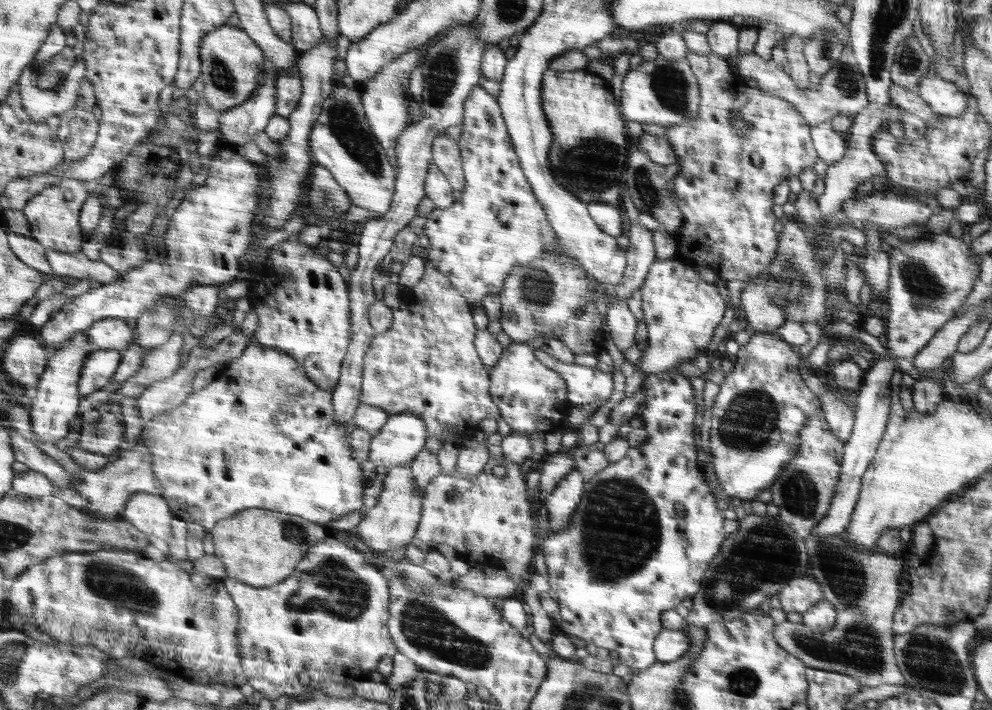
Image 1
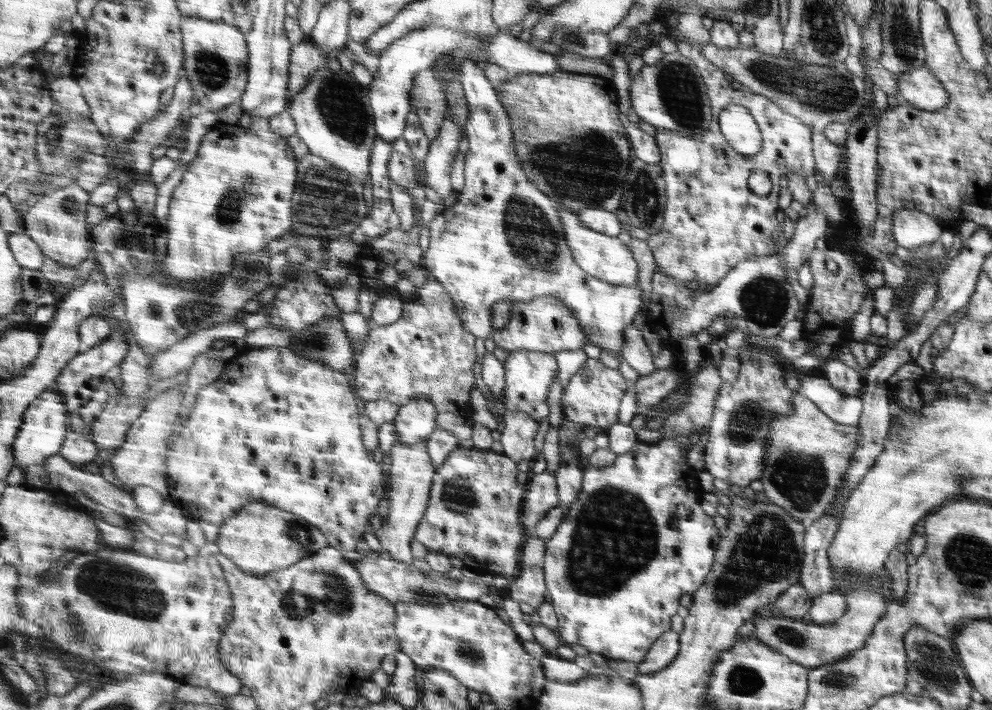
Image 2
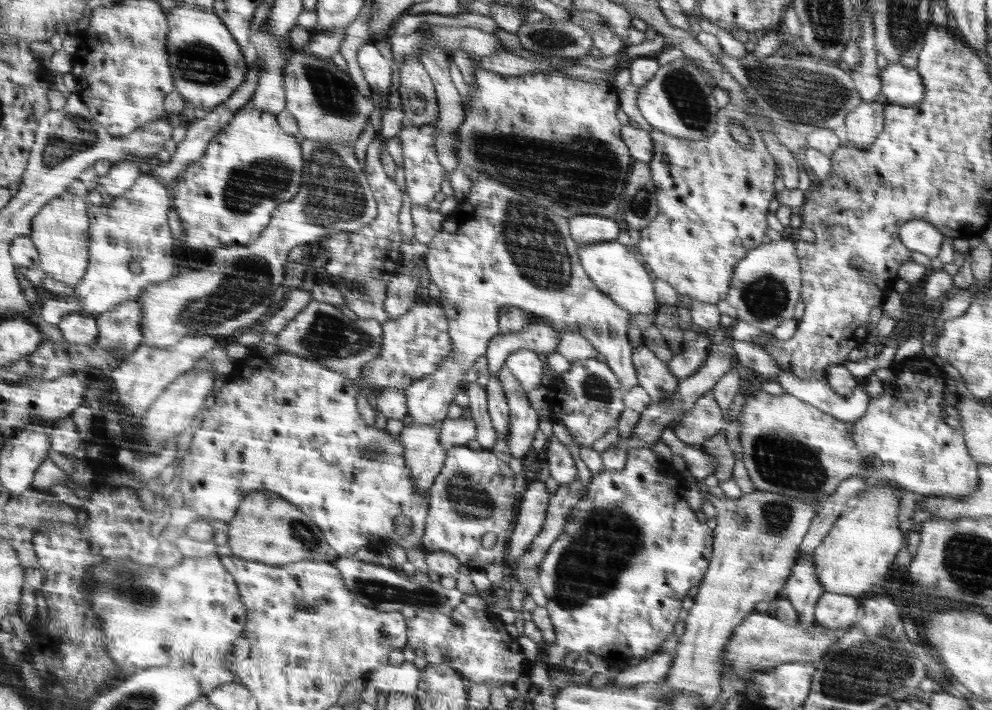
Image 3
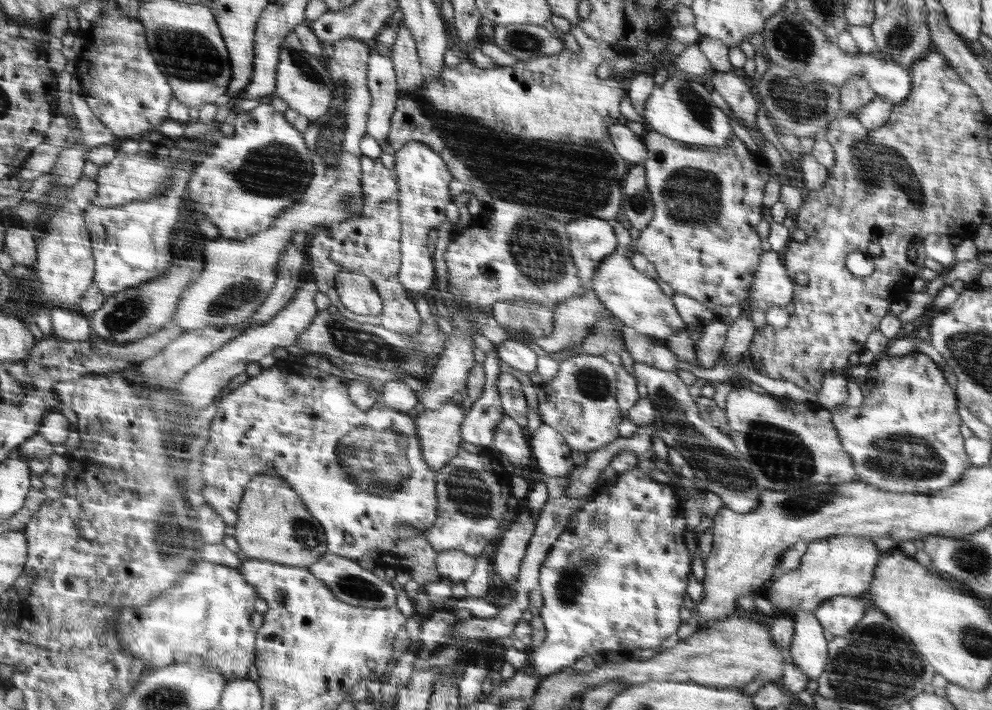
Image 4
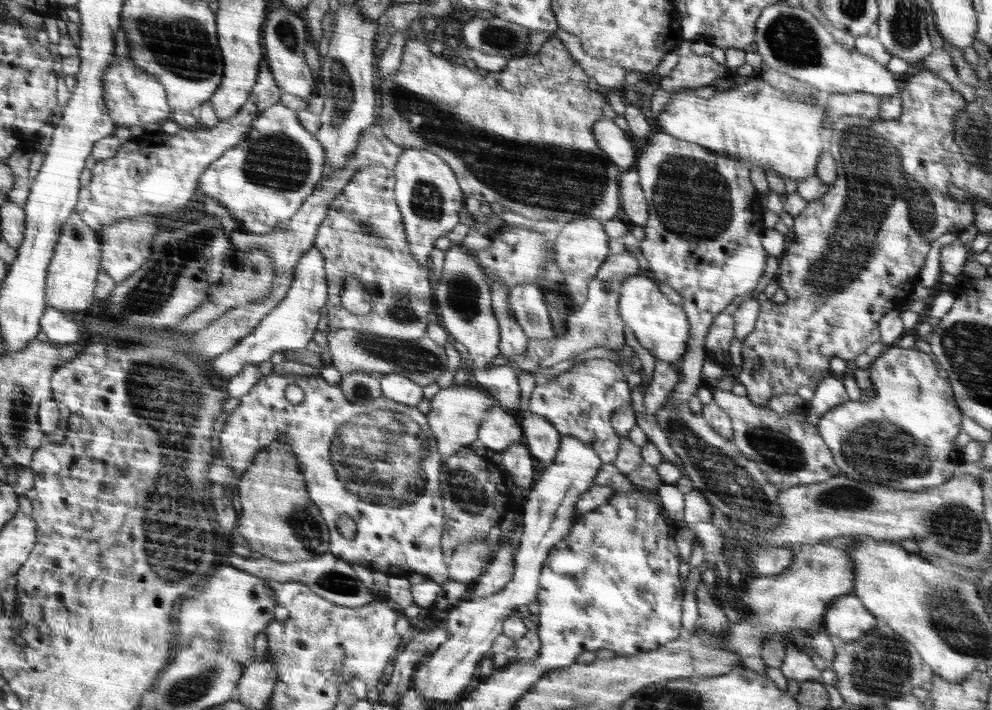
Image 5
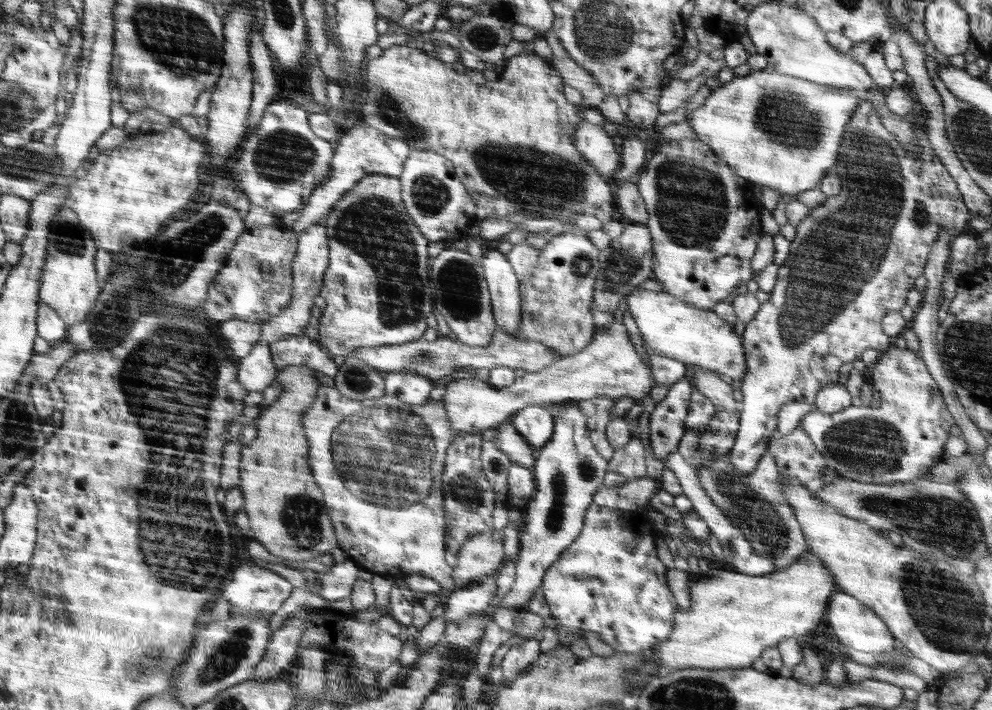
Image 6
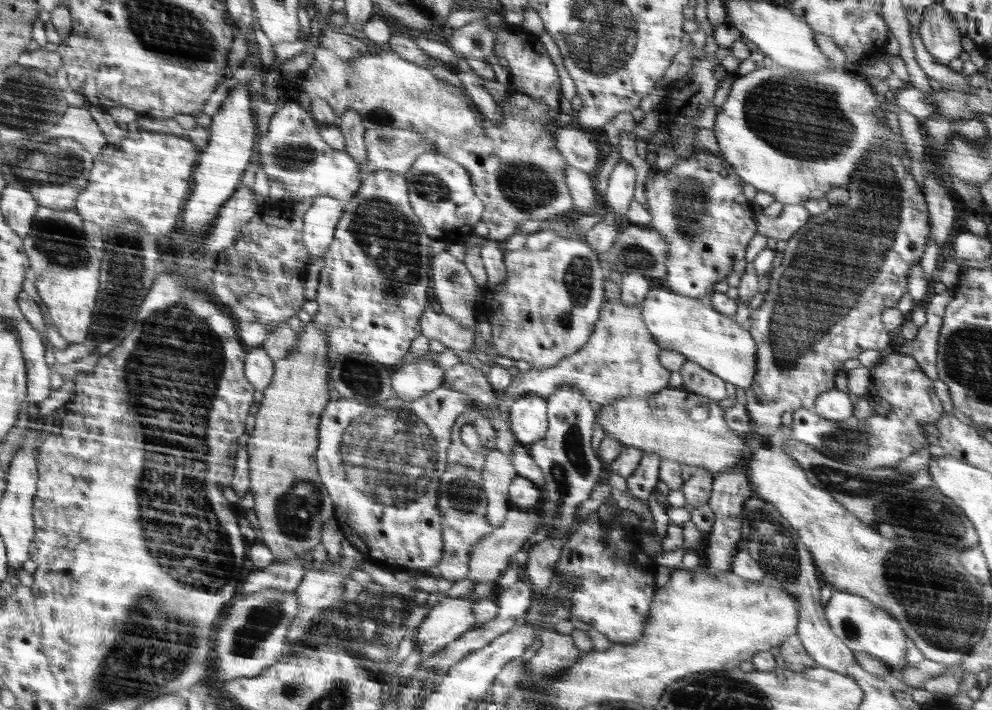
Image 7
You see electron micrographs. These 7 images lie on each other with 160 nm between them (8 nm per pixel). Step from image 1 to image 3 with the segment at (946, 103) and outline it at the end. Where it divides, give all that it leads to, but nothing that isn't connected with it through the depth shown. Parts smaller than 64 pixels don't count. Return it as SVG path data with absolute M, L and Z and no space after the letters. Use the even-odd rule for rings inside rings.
M890 63L879 73L881 80L881 94L886 96L887 104L915 105L924 98L925 86L920 73L915 68L906 68L900 63Z

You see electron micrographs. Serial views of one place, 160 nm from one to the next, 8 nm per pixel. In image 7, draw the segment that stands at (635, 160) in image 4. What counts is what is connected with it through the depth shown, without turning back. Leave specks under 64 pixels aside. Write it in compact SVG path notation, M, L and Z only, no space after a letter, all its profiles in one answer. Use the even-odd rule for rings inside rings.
M574 123L556 130L554 137L555 147L566 159L569 167L589 175L600 168L600 152L596 148L594 134L588 134Z

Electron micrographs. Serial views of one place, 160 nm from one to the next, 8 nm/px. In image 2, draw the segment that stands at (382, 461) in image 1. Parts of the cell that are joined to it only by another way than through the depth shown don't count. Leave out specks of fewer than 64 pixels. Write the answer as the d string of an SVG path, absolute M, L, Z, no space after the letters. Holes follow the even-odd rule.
M422 395L399 407L393 420L398 432L396 444L418 444L426 440L437 428L437 413L433 402Z

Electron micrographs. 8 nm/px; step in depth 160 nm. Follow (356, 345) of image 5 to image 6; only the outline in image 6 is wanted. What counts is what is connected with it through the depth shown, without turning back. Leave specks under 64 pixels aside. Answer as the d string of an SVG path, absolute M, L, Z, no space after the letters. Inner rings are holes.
M642 223L626 224L622 234L614 238L610 246L600 252L600 272L595 280L593 302L590 307L595 332L620 318L618 313L620 300L633 292L634 288L647 278L654 276L652 267L652 240L648 228ZM496 326L490 344L483 347L468 346L452 336L437 338L435 341L421 338L416 341L405 342L405 344L375 346L374 348L363 346L353 350L349 356L332 356L337 368L343 365L346 357L359 358L381 372L382 370L386 370L388 373L411 372L436 381L451 375L460 368L466 368L466 366L472 366L475 369L488 368L488 370L497 366L506 366L513 369L523 368L527 373L533 373L558 361L562 356L559 356L552 348L543 346L537 340L518 340L507 335L500 327Z

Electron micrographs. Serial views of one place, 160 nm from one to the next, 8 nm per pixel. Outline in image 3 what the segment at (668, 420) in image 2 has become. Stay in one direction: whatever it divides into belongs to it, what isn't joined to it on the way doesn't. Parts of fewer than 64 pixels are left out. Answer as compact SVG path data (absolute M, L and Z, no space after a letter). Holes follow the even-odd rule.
M705 392L695 402L679 423L674 424L674 432L683 445L703 444L723 431L723 411L718 406L713 392Z

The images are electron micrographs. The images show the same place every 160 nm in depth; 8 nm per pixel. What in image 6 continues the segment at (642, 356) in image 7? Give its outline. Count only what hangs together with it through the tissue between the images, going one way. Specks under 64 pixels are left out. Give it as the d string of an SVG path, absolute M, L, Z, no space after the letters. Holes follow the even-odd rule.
M619 318L597 330L596 336L580 353L560 357L542 370L518 377L504 388L493 387L485 381L469 377L451 381L446 386L442 402L451 422L452 434L459 437L493 428L527 406L545 406L574 398L590 400L601 396L611 398L613 402L622 396L629 396L637 402L643 396L649 396L655 385L651 368L638 354L628 329Z

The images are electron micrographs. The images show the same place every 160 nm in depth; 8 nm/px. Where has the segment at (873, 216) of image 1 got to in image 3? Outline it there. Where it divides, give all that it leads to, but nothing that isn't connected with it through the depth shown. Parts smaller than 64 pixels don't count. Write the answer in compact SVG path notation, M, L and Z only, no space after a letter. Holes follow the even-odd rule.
M914 219L905 222L900 233L901 242L912 252L938 257L944 236L929 222Z

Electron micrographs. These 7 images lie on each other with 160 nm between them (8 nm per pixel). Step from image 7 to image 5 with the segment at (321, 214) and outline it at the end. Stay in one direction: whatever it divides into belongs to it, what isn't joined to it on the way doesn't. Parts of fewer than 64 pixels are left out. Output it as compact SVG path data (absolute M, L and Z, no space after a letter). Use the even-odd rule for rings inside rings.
M316 246L308 250L297 262L288 296L276 309L270 310L270 314L266 314L266 318L258 323L252 334L242 337L241 341L236 343L236 346L232 346L228 352L210 360L212 372L224 382L228 382L242 370L244 365L255 364L268 367L269 358L274 352L307 348L314 332L318 330L316 325L320 320L320 309L326 305L328 296L325 265L325 258L321 252L316 250Z

